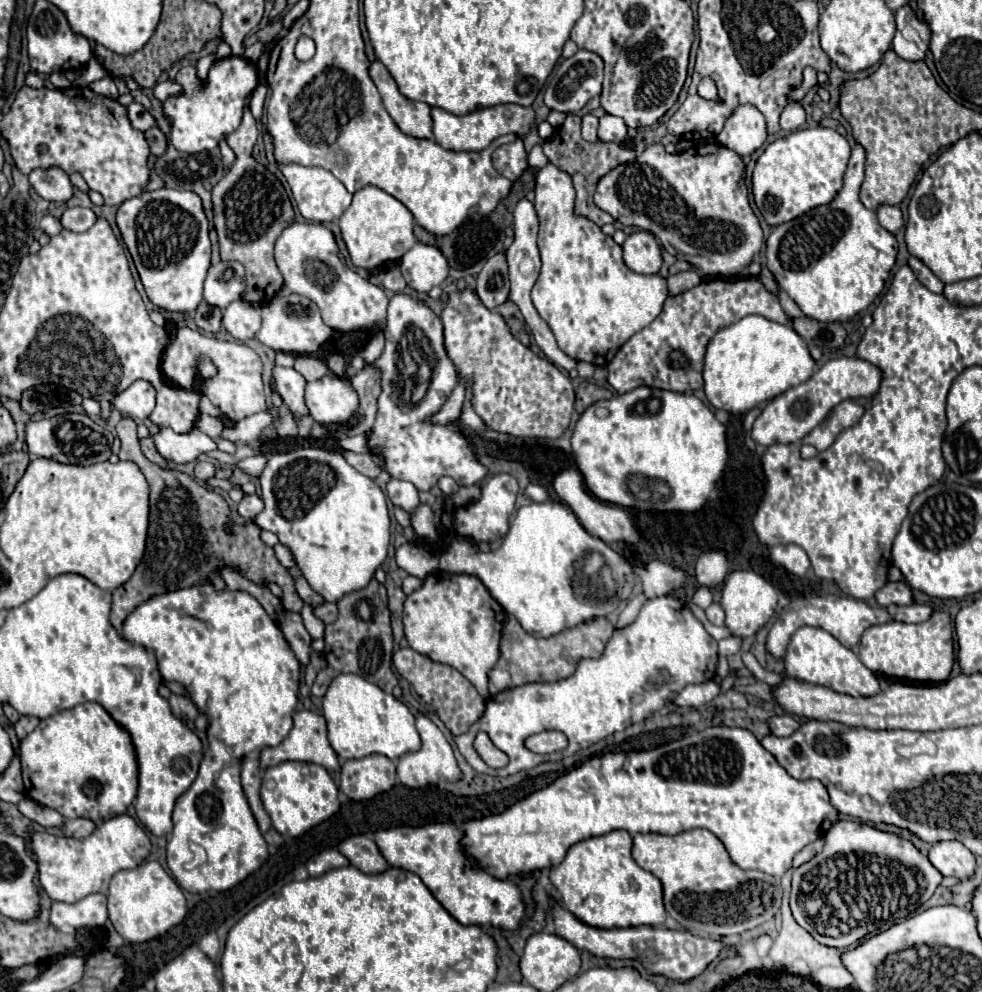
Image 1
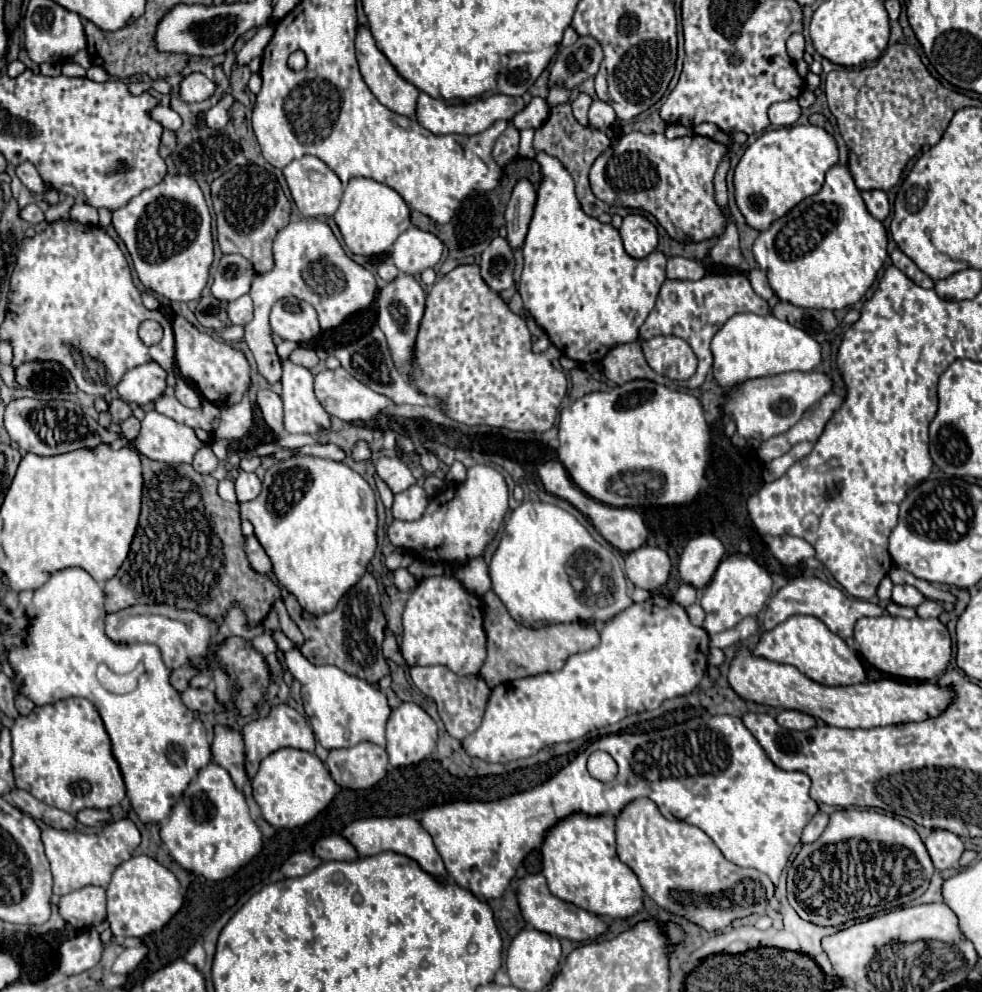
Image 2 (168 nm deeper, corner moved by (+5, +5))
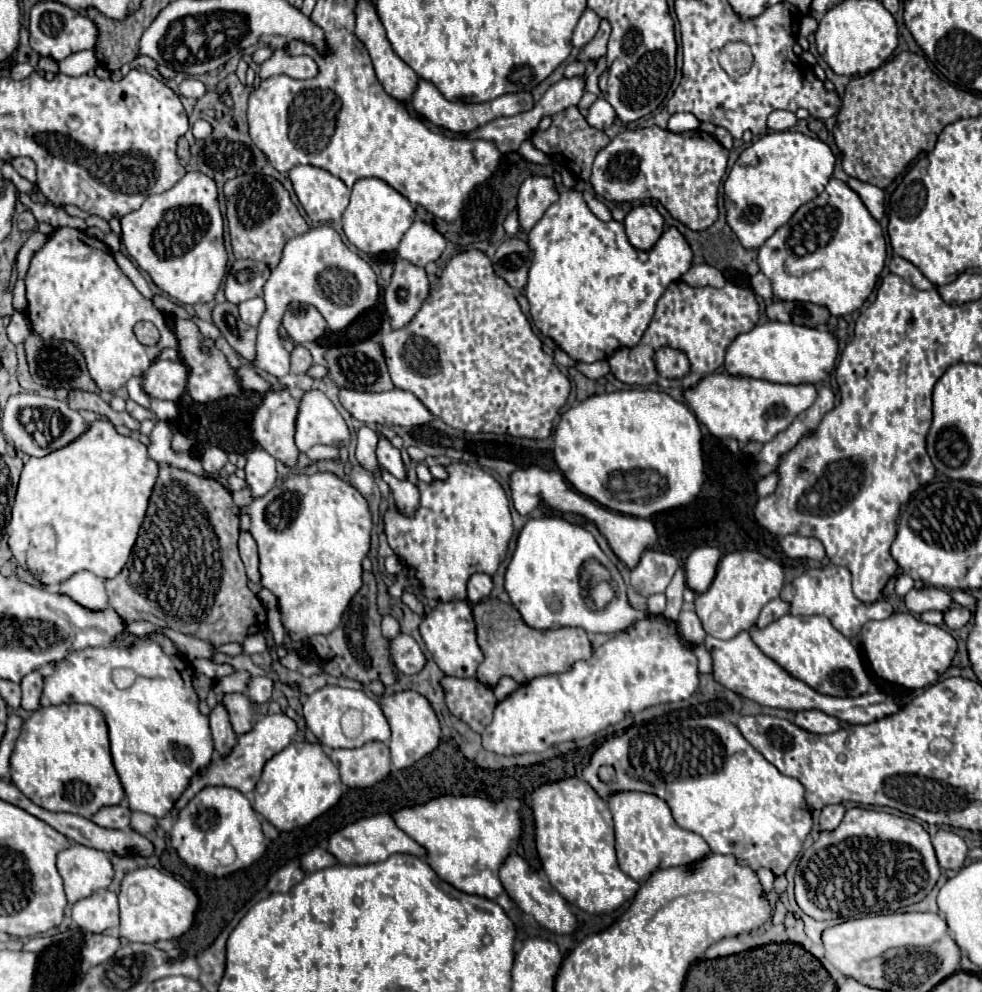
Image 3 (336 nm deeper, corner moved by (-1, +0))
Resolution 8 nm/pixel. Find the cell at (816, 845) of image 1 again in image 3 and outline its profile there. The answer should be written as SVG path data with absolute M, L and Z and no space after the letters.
M843 804L823 806L821 816L819 816L819 830L833 830L833 828L837 828L837 824L843 820L843 814L845 814L845 806Z

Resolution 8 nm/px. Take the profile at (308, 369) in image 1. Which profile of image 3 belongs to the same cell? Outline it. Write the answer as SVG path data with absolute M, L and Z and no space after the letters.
M295 346L291 352L291 374L305 374L311 366L311 354L305 346Z

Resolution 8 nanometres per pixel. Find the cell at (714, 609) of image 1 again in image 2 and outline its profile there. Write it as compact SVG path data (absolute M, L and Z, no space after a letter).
M699 603L687 607L687 615L689 615L693 625L703 625L703 621L705 621L705 609Z

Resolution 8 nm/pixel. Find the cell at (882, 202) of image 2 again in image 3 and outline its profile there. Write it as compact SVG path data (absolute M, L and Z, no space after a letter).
M849 178L847 184L859 194L859 198L863 200L863 204L871 212L871 216L879 220L883 216L883 190L877 188L877 186L873 186L873 184L861 182L857 178Z

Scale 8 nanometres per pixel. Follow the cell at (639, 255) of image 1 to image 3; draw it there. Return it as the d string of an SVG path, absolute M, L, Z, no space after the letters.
M635 206L623 220L629 242L639 250L649 250L663 234L663 216L653 206Z

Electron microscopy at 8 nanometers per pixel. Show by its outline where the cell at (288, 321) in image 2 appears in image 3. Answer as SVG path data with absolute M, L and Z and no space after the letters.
M293 302L285 310L283 326L295 344L303 344L303 342L311 342L311 340L317 340L319 336L323 336L327 322L319 314L317 308L309 306L309 304Z

